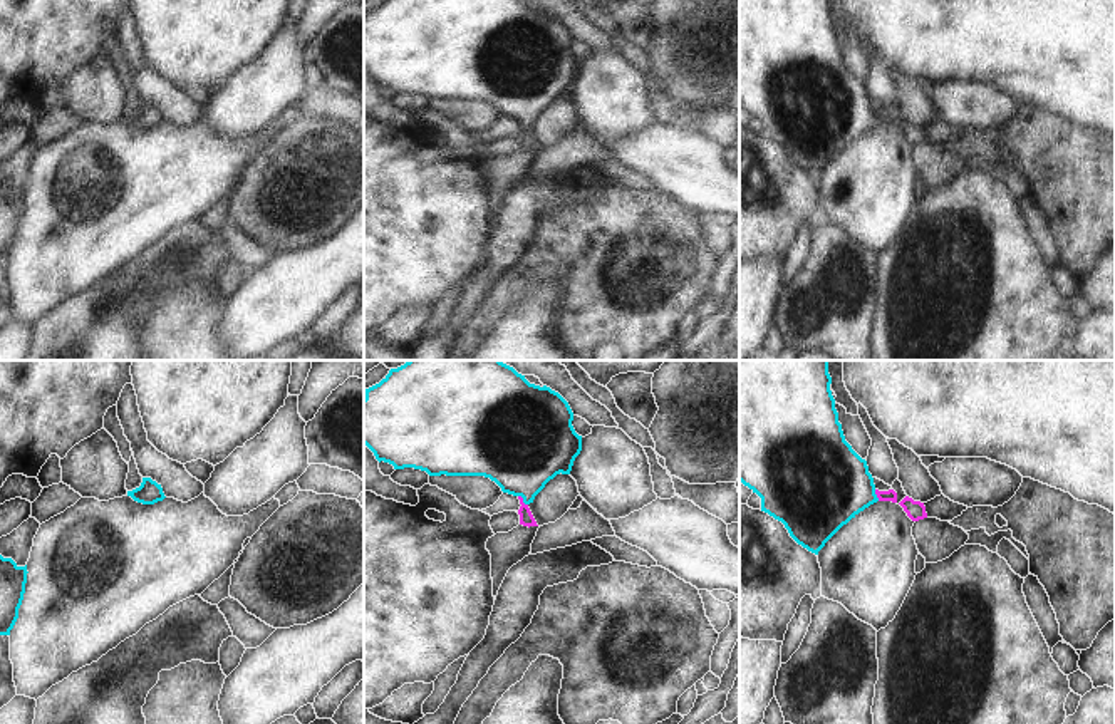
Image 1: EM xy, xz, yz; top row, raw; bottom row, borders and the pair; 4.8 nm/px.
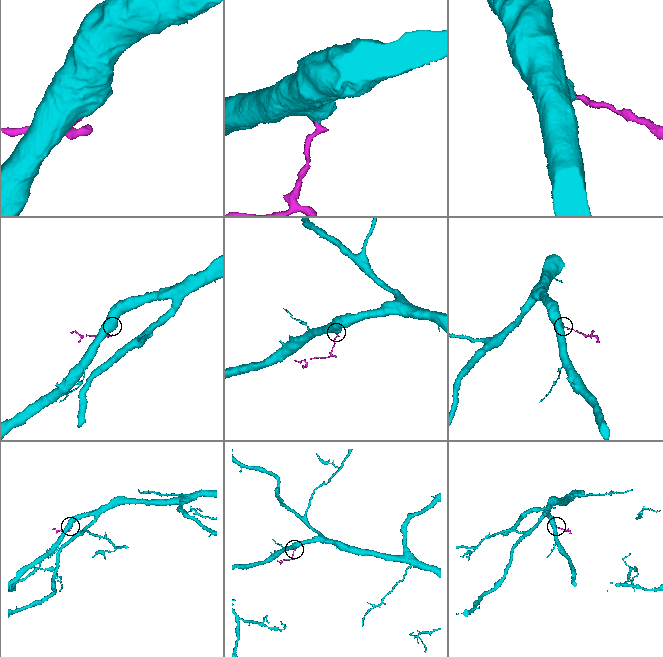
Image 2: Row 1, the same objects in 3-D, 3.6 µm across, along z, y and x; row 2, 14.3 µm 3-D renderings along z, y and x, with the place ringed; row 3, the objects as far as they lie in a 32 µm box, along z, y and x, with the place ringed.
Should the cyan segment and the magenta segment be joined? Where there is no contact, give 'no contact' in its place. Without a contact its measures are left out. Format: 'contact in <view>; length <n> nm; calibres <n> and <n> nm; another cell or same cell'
contact in xz; length 70 nm; calibres 400 and 70 nm; same cell

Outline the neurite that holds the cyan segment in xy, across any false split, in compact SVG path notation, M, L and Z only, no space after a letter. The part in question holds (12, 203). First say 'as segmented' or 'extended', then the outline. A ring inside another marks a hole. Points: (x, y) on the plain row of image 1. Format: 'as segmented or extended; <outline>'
as segmented; M0 179L0 260L10 260L23 225L27 189L18 191L12 183Z

